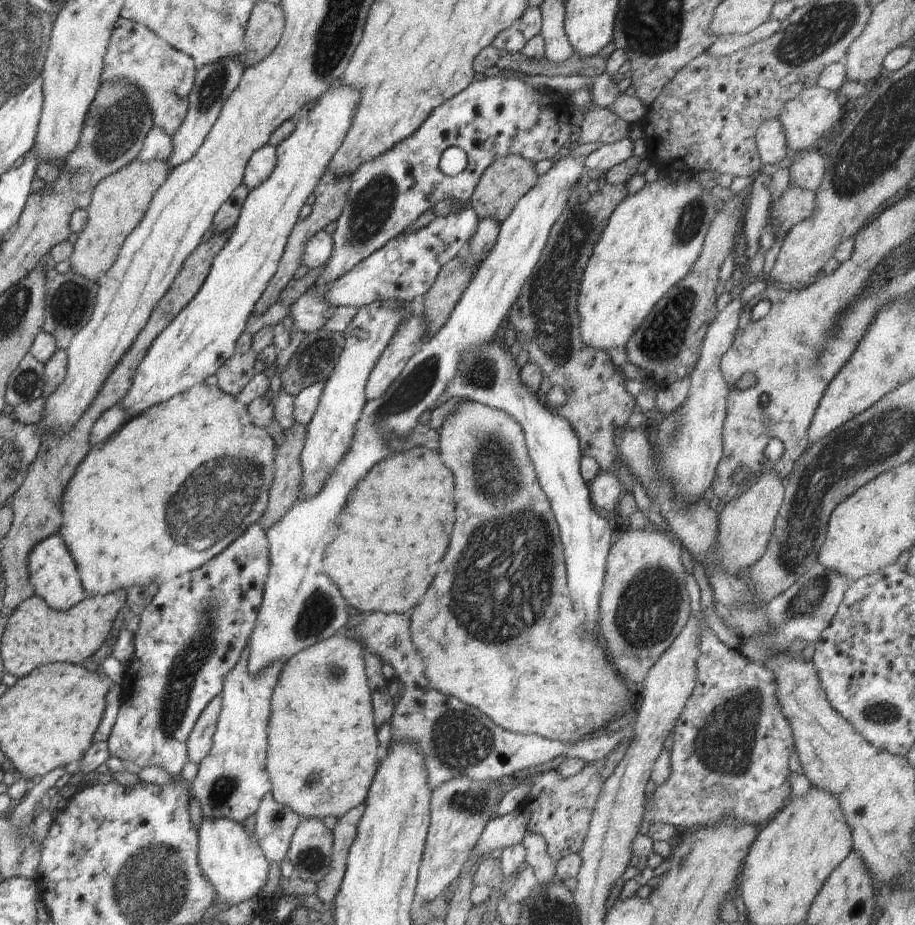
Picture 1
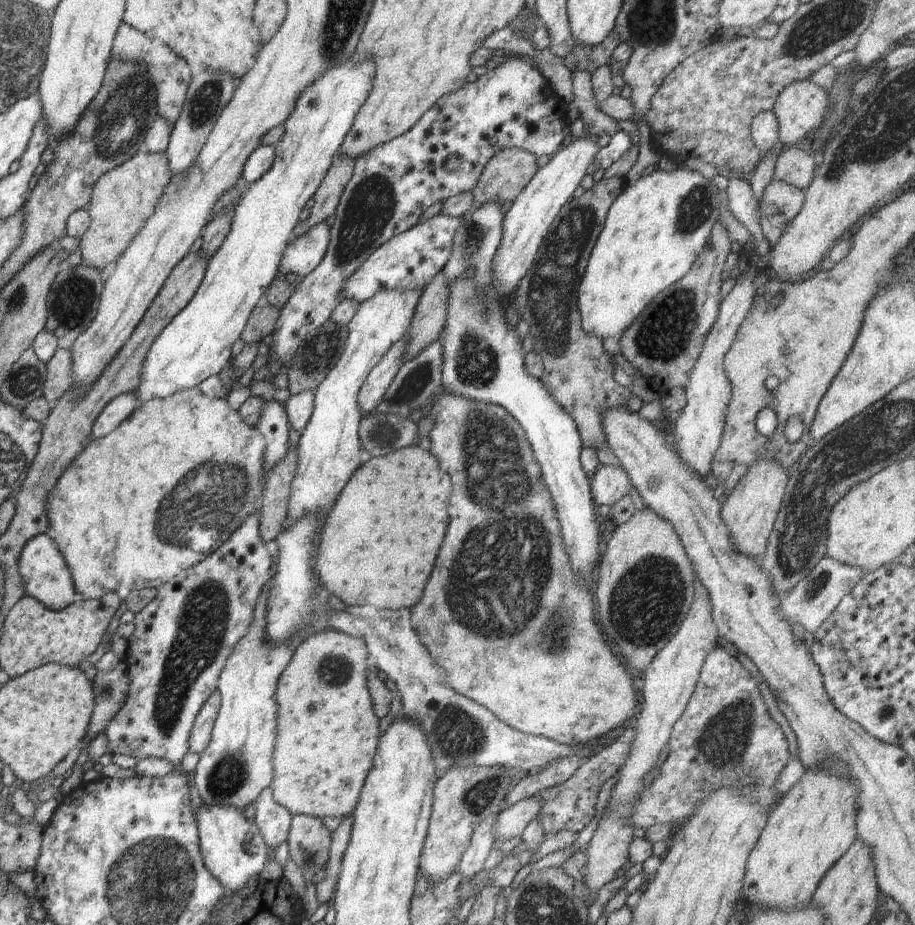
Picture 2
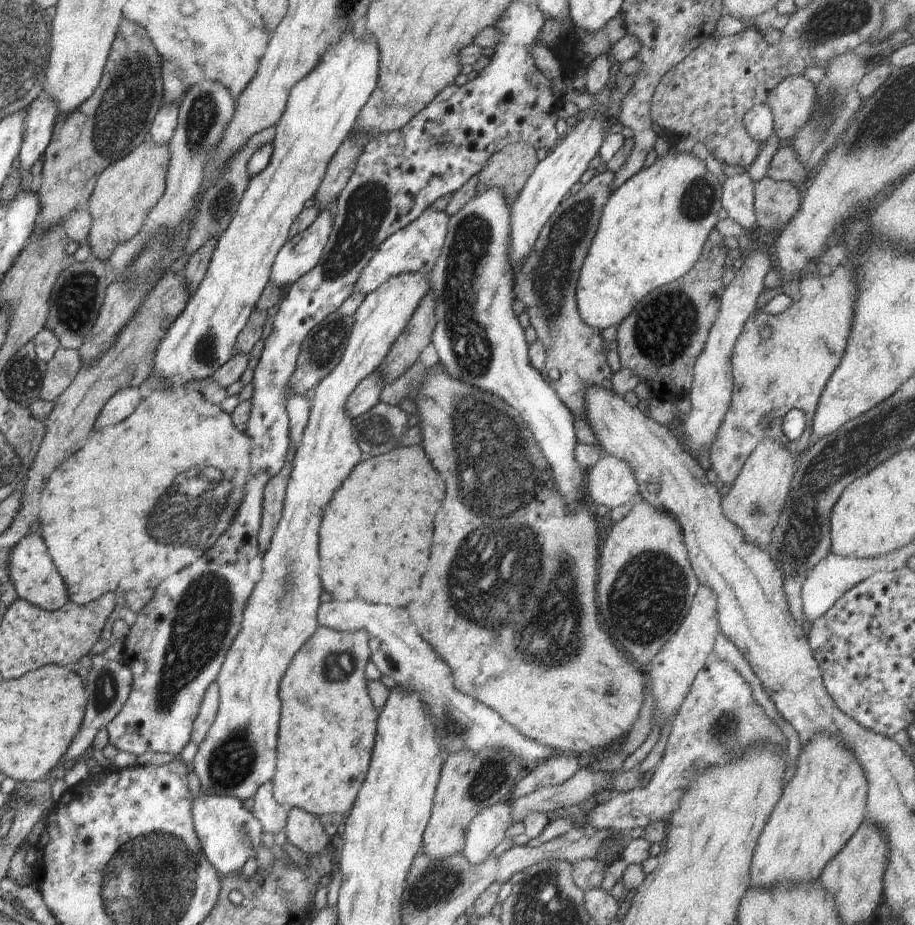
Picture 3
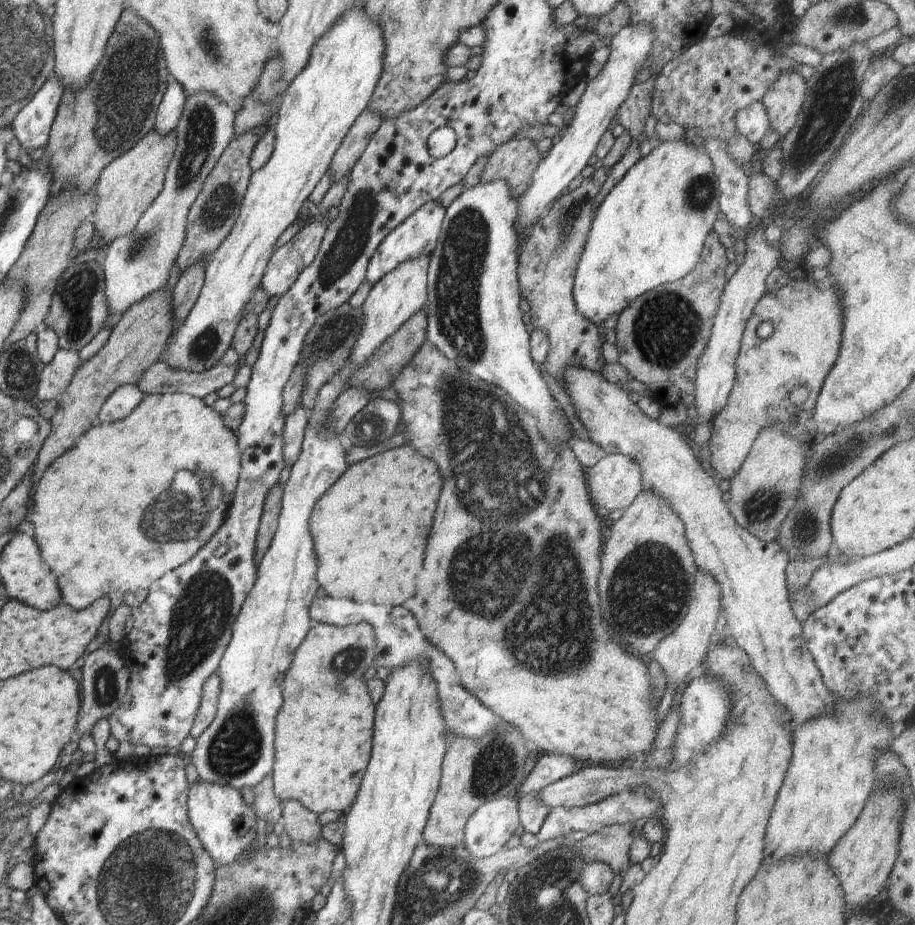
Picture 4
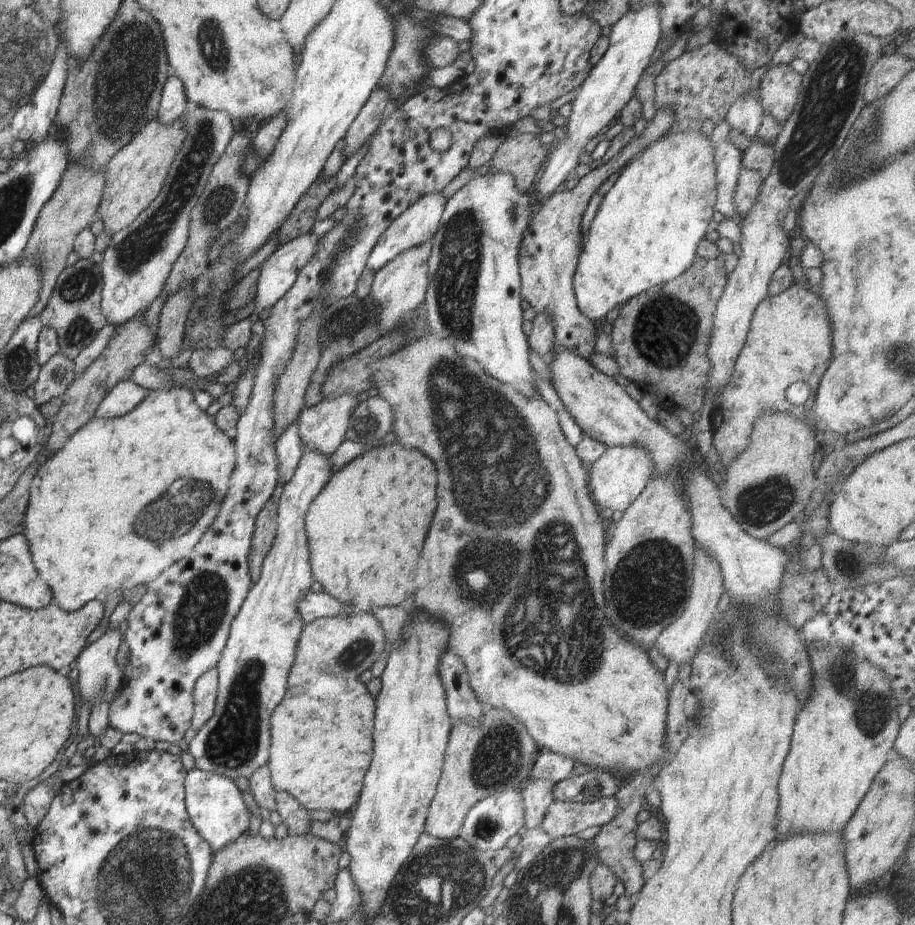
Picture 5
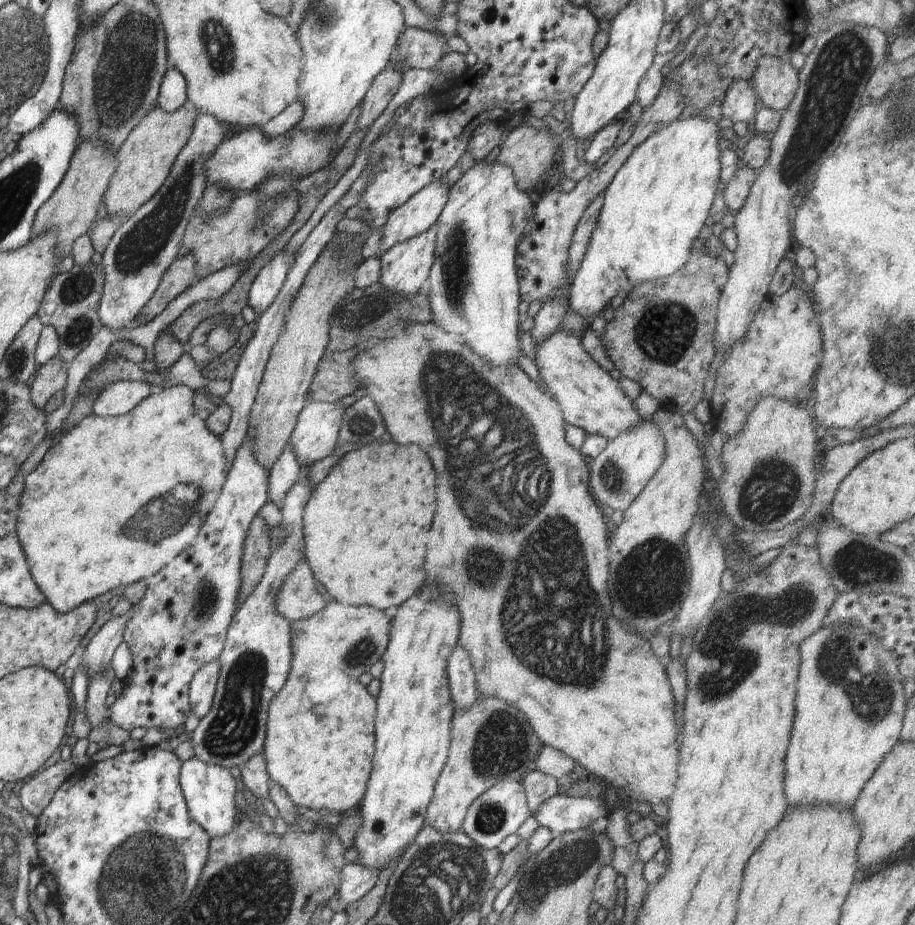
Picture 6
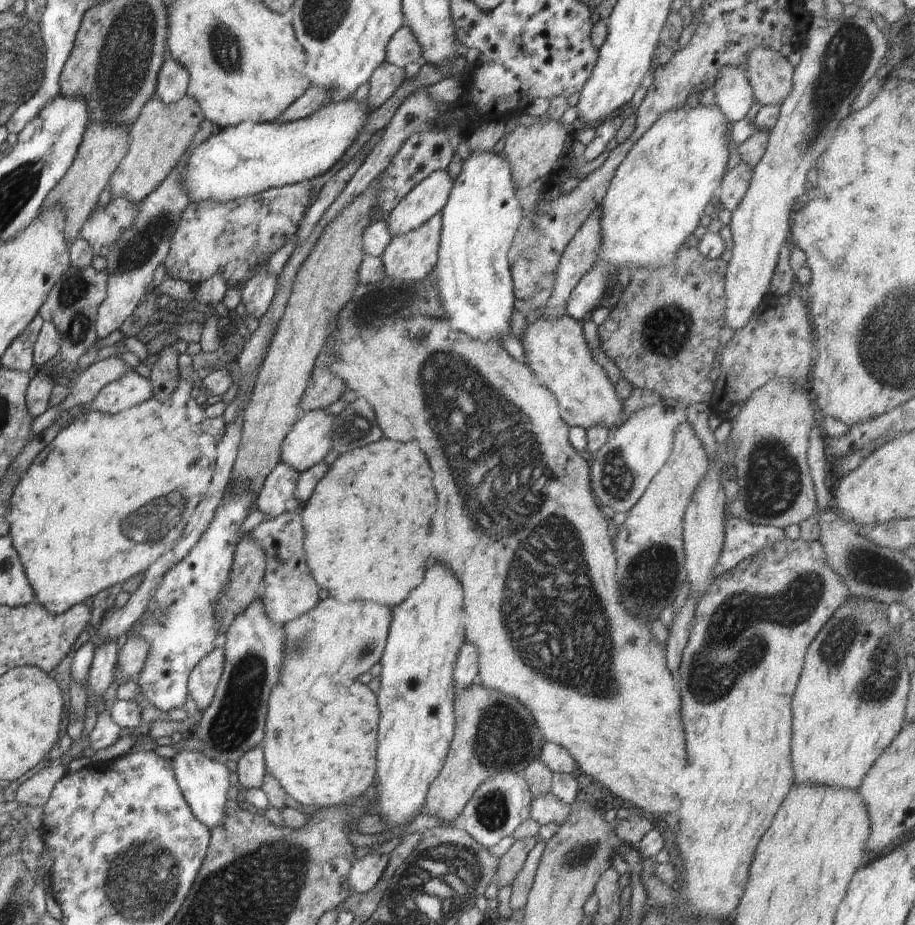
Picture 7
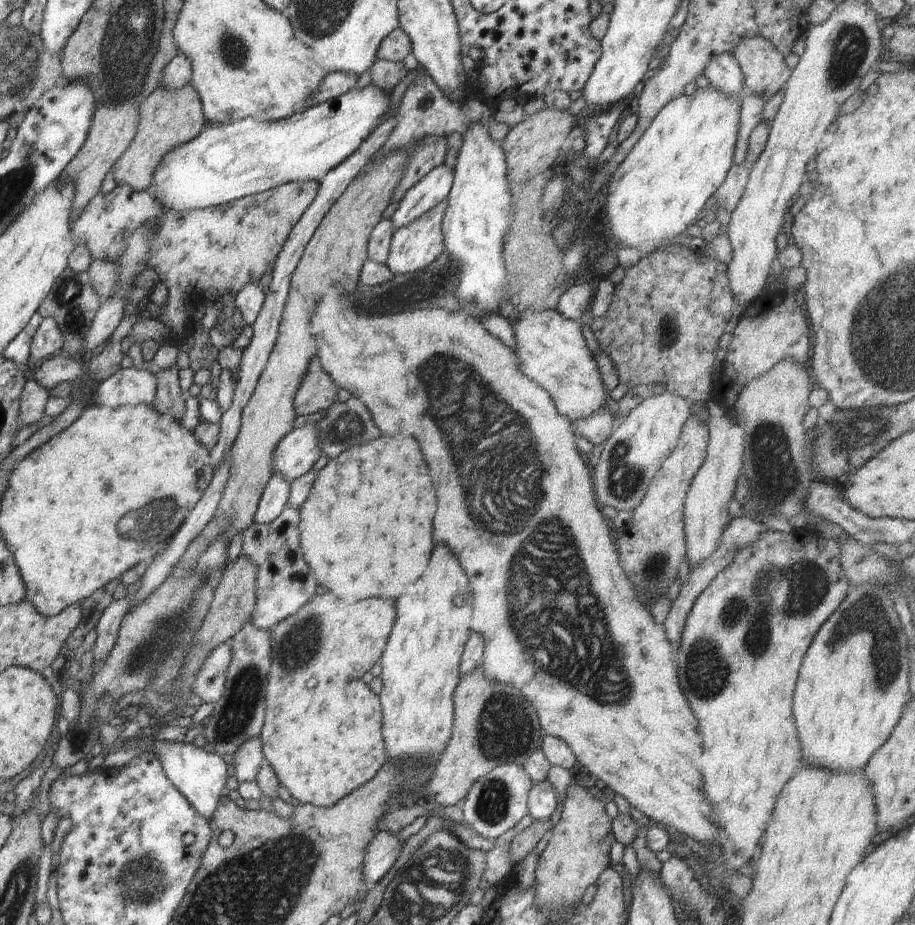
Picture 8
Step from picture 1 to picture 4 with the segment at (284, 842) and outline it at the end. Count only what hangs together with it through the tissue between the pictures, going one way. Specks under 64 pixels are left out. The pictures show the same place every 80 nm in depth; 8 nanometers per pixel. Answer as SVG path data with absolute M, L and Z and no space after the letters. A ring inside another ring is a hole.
M272 775L263 776L252 790L256 793L252 807L258 818L273 824L280 822L283 809L282 800L274 792Z

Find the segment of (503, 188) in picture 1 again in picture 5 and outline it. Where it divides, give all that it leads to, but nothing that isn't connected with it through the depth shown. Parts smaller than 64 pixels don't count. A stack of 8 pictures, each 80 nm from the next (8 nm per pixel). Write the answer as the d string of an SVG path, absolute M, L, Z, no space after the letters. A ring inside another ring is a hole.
M518 134L516 138L508 137L498 146L486 170L492 174L510 174L518 192L531 196L534 180L548 154L549 149L541 144L537 136Z

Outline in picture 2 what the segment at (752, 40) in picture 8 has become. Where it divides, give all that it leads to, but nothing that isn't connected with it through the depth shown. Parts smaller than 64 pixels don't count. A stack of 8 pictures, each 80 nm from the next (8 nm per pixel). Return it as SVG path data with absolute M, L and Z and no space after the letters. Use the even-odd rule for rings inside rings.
M810 79L794 81L786 85L779 92L771 110L778 121L780 146L792 146L801 138L807 137L809 133L821 125L828 109L829 95L822 87L815 85Z

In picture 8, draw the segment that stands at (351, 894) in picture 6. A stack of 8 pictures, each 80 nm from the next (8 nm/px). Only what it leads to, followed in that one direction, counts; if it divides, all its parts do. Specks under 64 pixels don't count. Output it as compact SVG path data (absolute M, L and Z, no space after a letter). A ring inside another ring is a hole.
M380 831L370 843L363 863L366 886L376 884L399 859L403 844L397 833Z

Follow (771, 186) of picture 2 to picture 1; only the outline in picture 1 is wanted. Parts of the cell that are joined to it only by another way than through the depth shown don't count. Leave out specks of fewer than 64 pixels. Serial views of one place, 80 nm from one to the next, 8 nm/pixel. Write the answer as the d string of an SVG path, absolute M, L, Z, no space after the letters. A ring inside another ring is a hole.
M790 185L773 203L771 198L766 232L771 237L772 246L766 251L763 265L766 279L774 268L787 232L797 222L807 219L814 212L814 207L815 194L795 185Z

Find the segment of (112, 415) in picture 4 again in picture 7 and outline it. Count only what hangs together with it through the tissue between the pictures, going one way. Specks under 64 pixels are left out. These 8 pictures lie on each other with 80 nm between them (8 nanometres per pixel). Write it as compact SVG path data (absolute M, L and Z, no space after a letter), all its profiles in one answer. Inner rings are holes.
M128 371L118 380L109 382L95 396L88 408L104 414L116 414L130 407L142 404L153 397L153 384L149 378L134 371Z

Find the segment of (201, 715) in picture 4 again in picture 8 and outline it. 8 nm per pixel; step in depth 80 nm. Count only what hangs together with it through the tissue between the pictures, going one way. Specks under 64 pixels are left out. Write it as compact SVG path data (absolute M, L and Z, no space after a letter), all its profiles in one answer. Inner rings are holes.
M226 641L217 646L203 662L204 666L198 673L193 691L205 702L216 702L224 692L226 673L233 659L231 644Z

